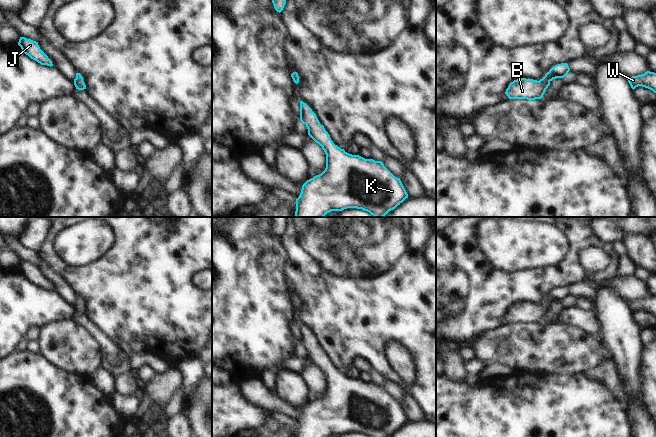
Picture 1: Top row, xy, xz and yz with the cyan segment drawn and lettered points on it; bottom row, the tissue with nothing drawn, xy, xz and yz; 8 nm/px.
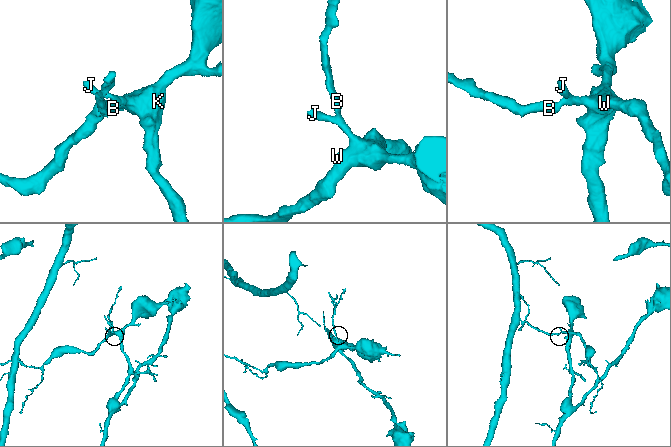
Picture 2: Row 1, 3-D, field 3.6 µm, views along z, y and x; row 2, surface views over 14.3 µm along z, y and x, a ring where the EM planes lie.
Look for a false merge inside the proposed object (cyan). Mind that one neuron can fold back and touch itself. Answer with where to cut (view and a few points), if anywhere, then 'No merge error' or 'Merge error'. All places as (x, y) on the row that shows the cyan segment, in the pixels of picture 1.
No split. No merge error

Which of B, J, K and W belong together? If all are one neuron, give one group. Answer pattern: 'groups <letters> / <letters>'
groups B J K W

